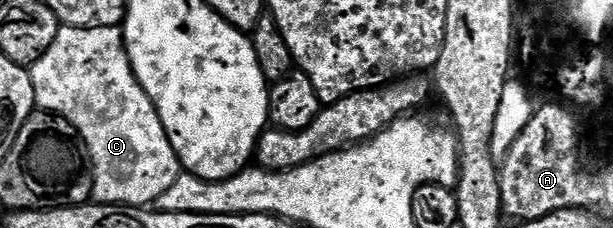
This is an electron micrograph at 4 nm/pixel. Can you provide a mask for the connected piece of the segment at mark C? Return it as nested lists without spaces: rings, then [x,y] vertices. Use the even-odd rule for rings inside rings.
[[[60,27],[57,38],[53,42],[53,46],[49,46],[49,50],[45,50],[45,54],[41,54],[41,58],[35,64],[30,65],[31,81],[33,82],[33,90],[35,91],[36,105],[42,111],[54,112],[57,116],[63,116],[74,126],[76,132],[81,134],[81,138],[87,147],[87,154],[91,158],[91,165],[95,171],[95,181],[93,182],[92,197],[101,204],[130,204],[132,206],[151,206],[154,205],[157,198],[161,198],[161,194],[165,194],[165,190],[169,190],[169,186],[173,186],[173,182],[177,182],[177,178],[181,175],[181,165],[177,154],[173,150],[173,146],[169,142],[169,138],[165,134],[165,126],[161,126],[161,118],[157,114],[157,110],[153,106],[153,102],[149,98],[149,94],[145,94],[145,90],[141,86],[141,82],[137,80],[133,74],[133,66],[129,62],[129,54],[127,47],[123,41],[122,27],[117,28],[68,28]]]

